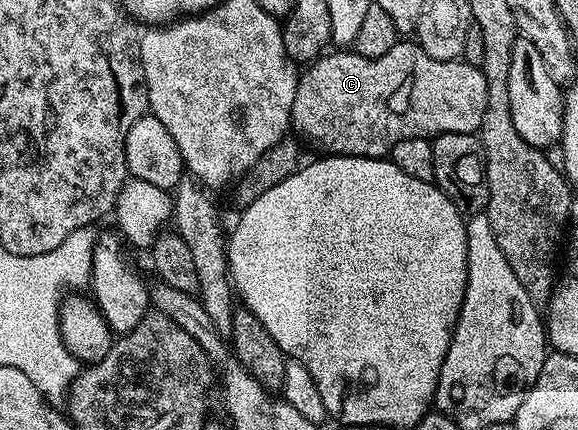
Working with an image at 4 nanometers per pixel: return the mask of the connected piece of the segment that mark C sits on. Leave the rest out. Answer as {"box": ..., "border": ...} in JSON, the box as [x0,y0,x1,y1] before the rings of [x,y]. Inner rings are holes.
{"box":[291,40,485,158],"border":[[[411,40],[396,41],[395,46],[389,48],[389,52],[385,52],[385,56],[377,56],[376,58],[366,58],[347,48],[335,52],[339,54],[331,53],[327,52],[316,58],[304,69],[307,71],[302,71],[299,74],[299,83],[297,84],[297,92],[293,100],[293,112],[291,113],[291,126],[294,133],[300,139],[306,140],[308,138],[313,145],[320,146],[323,149],[320,151],[326,152],[328,155],[344,154],[345,156],[357,156],[358,158],[382,158],[390,155],[393,144],[397,144],[406,138],[431,140],[436,135],[443,133],[475,134],[481,128],[481,120],[485,116],[485,76],[480,67],[462,60],[433,60],[433,56],[429,56],[429,52],[425,52]]]}

